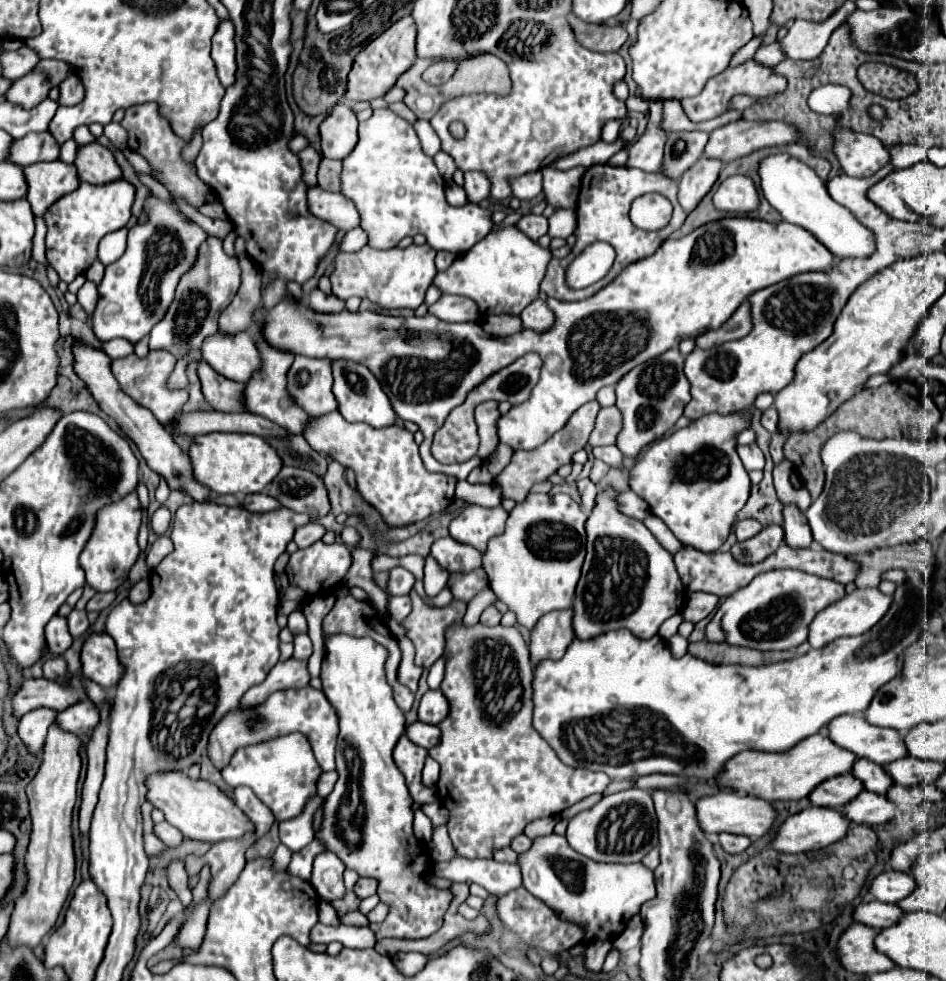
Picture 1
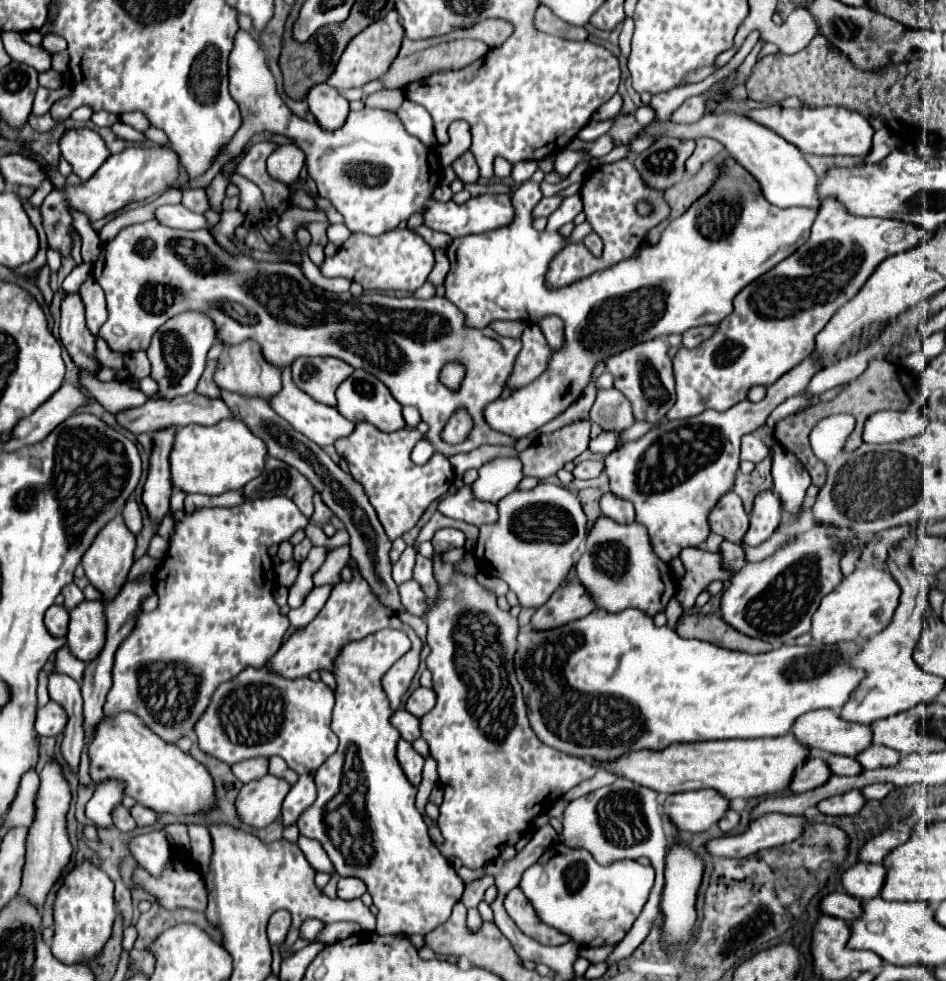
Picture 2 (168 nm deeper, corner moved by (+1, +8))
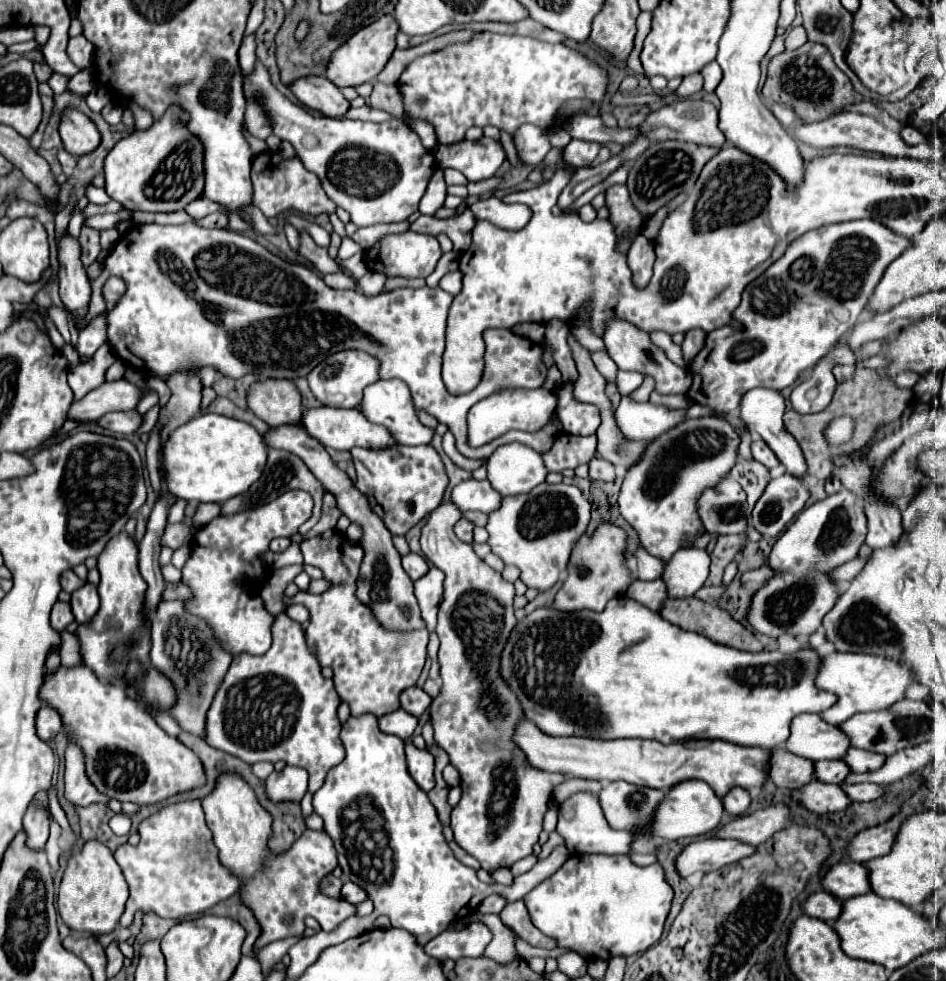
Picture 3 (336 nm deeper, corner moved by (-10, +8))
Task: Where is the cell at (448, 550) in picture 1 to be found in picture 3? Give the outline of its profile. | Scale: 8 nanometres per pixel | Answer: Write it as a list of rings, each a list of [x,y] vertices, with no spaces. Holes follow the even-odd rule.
[[[461,518],[457,524],[455,524],[455,534],[461,542],[467,542],[471,544],[473,542],[473,524],[467,522],[465,518]]]

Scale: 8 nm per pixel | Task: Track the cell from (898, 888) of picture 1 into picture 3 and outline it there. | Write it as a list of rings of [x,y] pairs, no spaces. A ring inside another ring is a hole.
[[[851,860],[835,864],[825,874],[823,888],[827,892],[833,892],[833,896],[837,896],[839,900],[849,900],[853,896],[873,892],[867,866],[863,866],[859,862],[851,862]]]

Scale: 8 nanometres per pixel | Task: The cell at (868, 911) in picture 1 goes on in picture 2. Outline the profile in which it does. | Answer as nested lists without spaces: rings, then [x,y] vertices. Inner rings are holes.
[[[834,892],[834,894],[828,894],[822,898],[820,912],[840,918],[844,922],[852,922],[854,918],[858,918],[862,914],[862,906],[860,906],[860,900],[852,898],[850,894]]]

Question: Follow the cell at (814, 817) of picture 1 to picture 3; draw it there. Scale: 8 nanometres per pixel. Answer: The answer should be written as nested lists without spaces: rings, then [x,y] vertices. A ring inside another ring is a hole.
[[[705,838],[691,842],[677,858],[677,870],[681,876],[691,876],[693,872],[711,872],[721,866],[739,862],[757,852],[757,846],[749,846],[733,838]]]

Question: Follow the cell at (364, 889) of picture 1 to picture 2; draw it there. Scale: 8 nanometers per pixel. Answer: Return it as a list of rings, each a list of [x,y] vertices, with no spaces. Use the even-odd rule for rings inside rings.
[[[340,878],[338,880],[338,896],[344,900],[360,898],[366,892],[366,886],[358,878]]]

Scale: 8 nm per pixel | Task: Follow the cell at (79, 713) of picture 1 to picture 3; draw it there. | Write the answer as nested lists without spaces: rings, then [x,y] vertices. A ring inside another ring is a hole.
[[[43,704],[39,714],[37,714],[37,734],[39,734],[39,738],[53,740],[61,732],[61,728],[63,728],[61,714],[53,706]]]

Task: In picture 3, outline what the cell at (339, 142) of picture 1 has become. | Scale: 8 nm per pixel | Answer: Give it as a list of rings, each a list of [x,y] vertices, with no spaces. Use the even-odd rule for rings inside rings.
[[[323,76],[301,78],[297,84],[291,86],[291,92],[305,106],[319,110],[323,116],[337,118],[351,108],[351,102],[341,94],[341,90]]]

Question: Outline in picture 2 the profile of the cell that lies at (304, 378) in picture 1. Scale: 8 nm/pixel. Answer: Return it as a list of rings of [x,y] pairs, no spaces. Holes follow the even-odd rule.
[[[298,358],[292,364],[294,384],[316,402],[328,406],[336,406],[336,388],[348,374],[352,374],[352,366],[340,358]]]

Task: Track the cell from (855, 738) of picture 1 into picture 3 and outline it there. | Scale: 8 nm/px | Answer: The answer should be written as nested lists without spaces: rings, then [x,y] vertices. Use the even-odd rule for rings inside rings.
[[[799,714],[791,722],[791,736],[785,748],[813,762],[845,758],[851,748],[847,734],[833,724],[827,724],[821,714]]]

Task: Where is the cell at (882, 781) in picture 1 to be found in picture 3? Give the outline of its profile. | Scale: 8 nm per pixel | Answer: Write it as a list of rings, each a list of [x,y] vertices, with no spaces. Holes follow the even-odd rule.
[[[835,760],[835,762],[815,762],[815,778],[819,782],[829,782],[829,784],[841,784],[851,768],[847,766],[845,760]]]

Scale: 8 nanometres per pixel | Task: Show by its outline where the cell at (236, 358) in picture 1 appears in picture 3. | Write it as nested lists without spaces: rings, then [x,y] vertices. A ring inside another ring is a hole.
[[[263,378],[247,388],[249,410],[271,426],[301,422],[301,394],[291,380]]]

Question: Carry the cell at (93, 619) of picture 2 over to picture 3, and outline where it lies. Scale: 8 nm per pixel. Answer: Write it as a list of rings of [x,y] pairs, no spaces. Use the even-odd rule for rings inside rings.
[[[87,582],[87,586],[83,586],[83,590],[79,590],[71,596],[71,606],[73,606],[73,614],[75,614],[77,624],[91,622],[101,606],[97,588]]]

